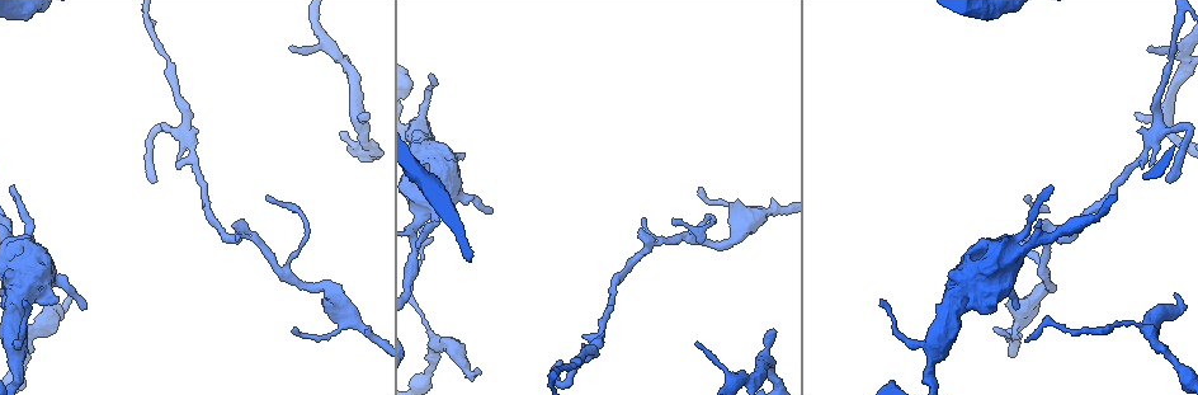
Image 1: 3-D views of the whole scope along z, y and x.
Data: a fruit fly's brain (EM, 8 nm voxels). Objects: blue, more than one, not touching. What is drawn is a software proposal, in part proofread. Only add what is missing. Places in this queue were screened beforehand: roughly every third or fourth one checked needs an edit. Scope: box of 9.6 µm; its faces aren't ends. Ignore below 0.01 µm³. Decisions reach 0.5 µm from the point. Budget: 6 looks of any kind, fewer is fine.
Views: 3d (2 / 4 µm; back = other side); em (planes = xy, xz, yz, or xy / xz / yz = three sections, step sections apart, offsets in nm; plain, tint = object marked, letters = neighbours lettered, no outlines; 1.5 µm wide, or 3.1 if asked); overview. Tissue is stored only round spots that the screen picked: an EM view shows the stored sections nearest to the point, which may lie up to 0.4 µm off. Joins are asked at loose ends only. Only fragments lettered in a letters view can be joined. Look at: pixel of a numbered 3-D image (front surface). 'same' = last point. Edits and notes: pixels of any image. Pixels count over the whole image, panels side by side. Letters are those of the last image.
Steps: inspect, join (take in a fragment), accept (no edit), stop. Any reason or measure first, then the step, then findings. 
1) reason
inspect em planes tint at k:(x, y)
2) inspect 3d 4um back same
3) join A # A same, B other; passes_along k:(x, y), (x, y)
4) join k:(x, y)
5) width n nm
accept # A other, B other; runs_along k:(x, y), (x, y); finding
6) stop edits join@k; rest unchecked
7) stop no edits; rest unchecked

an open end
inspect em planes letters at 1:(481, 372)

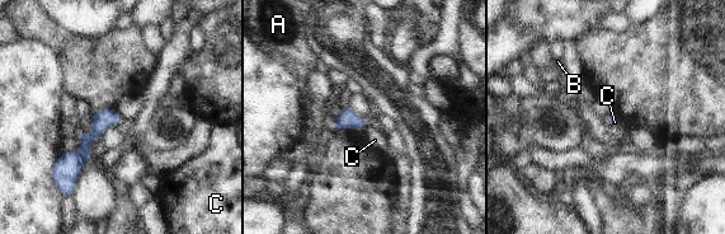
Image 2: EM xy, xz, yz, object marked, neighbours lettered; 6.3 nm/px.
accept # A other, B other, C other; border 2:(366, 123), (361, 127); no lettered fragment goes on from it

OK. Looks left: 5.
branch stops here
inspect 3d 2um back at 1:(774, 331)

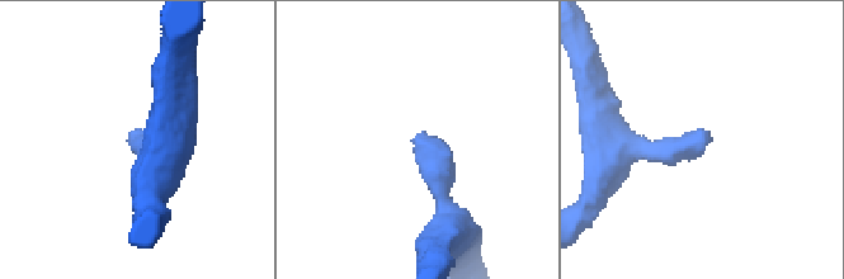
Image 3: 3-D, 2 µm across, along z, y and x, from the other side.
now the EM
inspect em yz step 8 tint at 3:(135, 129)

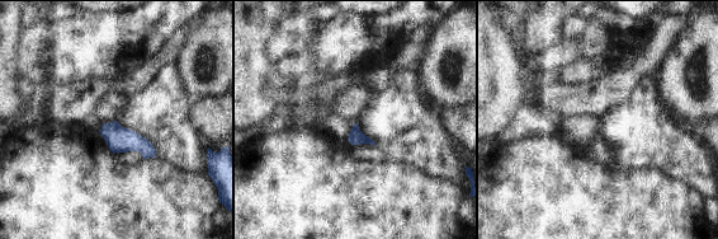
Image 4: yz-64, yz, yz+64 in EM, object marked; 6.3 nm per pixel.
another direction
inspect em xz step 8 letters same

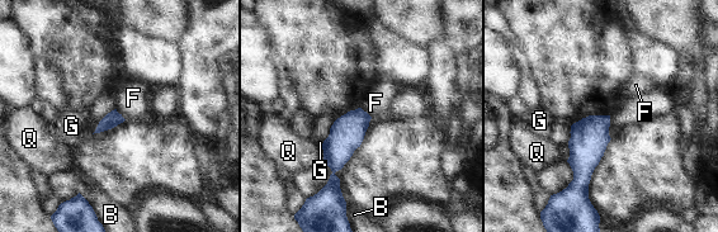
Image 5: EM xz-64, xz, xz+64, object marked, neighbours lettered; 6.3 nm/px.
longest_contact B 110 nm
accept # B other, F other, G other, Q other; border 5:(99, 122), (91, 133); no lettered fragment goes on from it

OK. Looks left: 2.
stop no edits; rest unchecked

